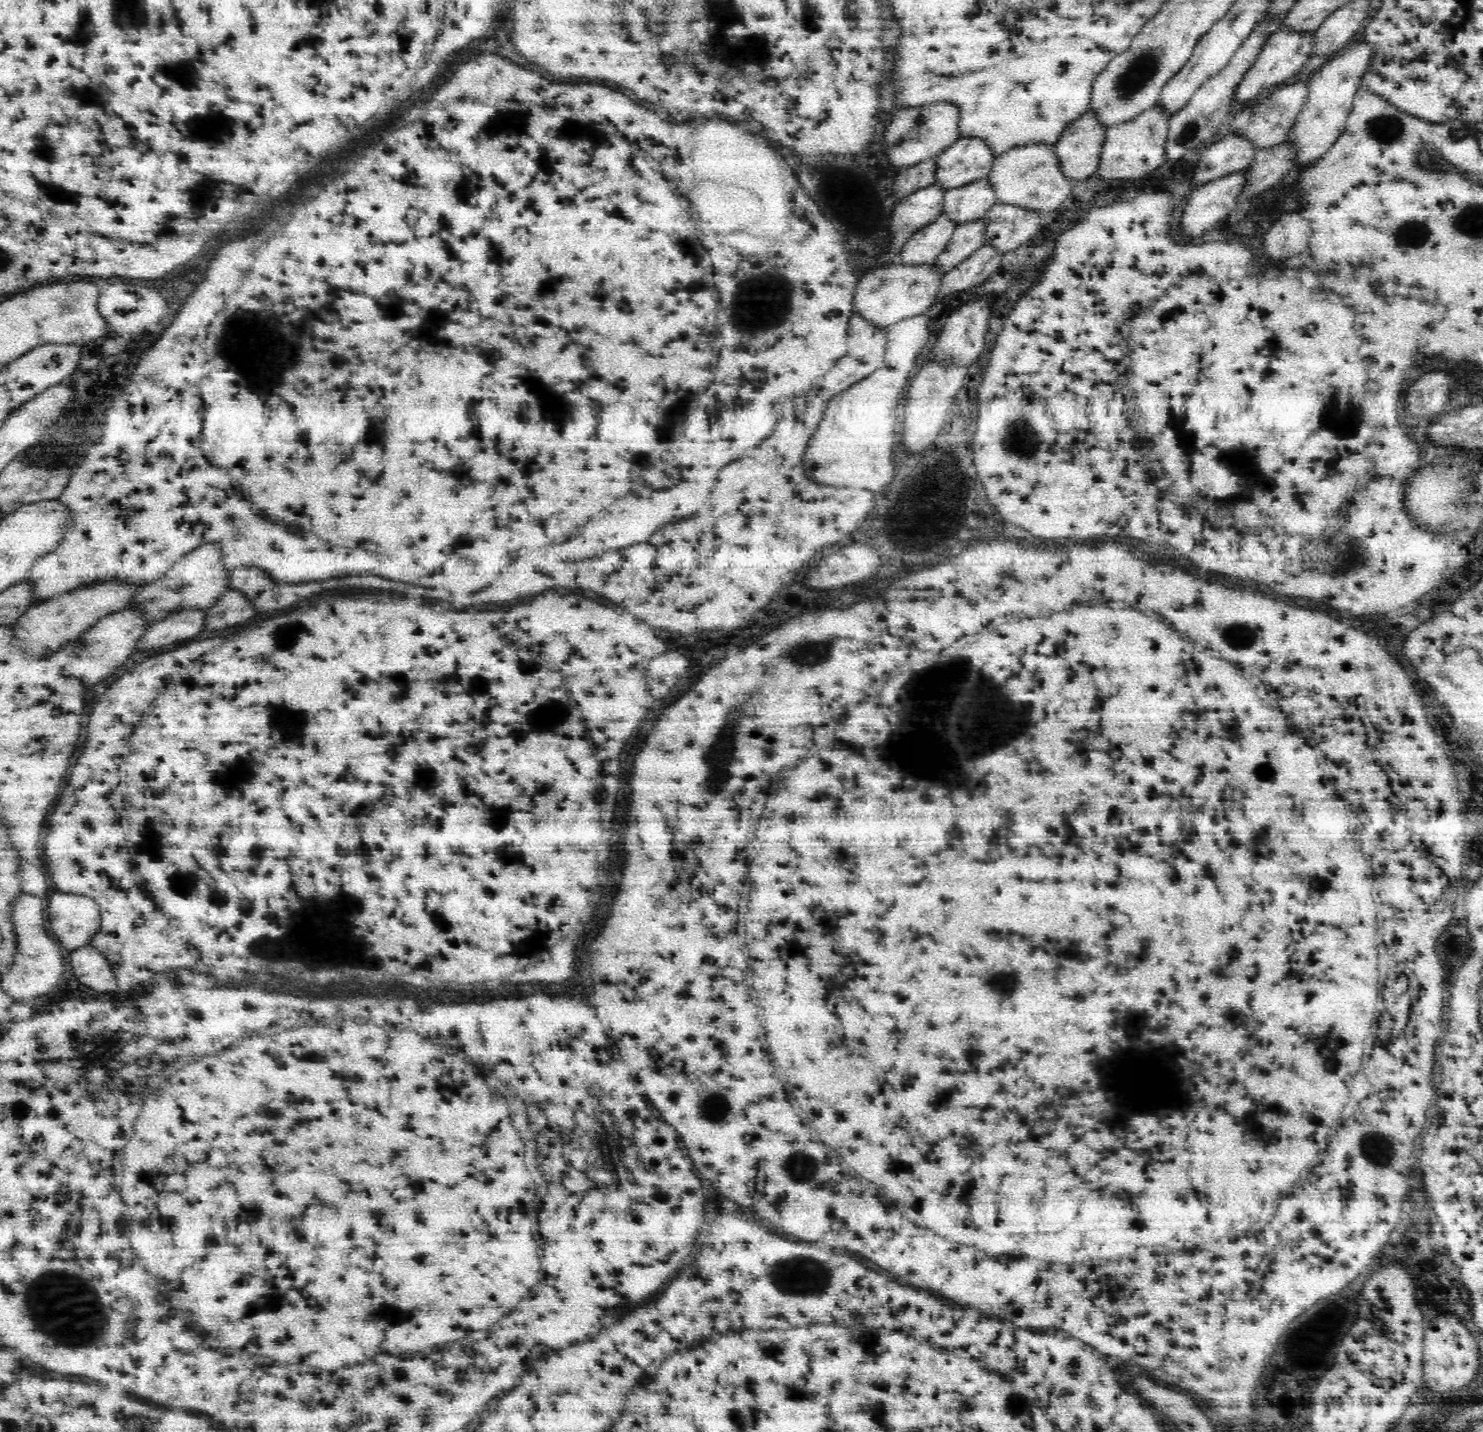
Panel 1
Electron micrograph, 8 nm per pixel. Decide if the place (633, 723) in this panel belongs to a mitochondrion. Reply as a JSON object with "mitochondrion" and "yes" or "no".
{"mitochondrion":"no"}

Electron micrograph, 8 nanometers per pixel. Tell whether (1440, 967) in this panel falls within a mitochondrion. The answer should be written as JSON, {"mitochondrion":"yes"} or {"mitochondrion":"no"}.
{"mitochondrion":"no"}

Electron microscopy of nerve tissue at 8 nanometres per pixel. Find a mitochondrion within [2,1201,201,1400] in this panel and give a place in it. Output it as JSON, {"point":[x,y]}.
{"point":[48,1293]}

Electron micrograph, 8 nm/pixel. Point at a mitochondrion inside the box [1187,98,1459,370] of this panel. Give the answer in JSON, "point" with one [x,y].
{"point":[1384,129]}

